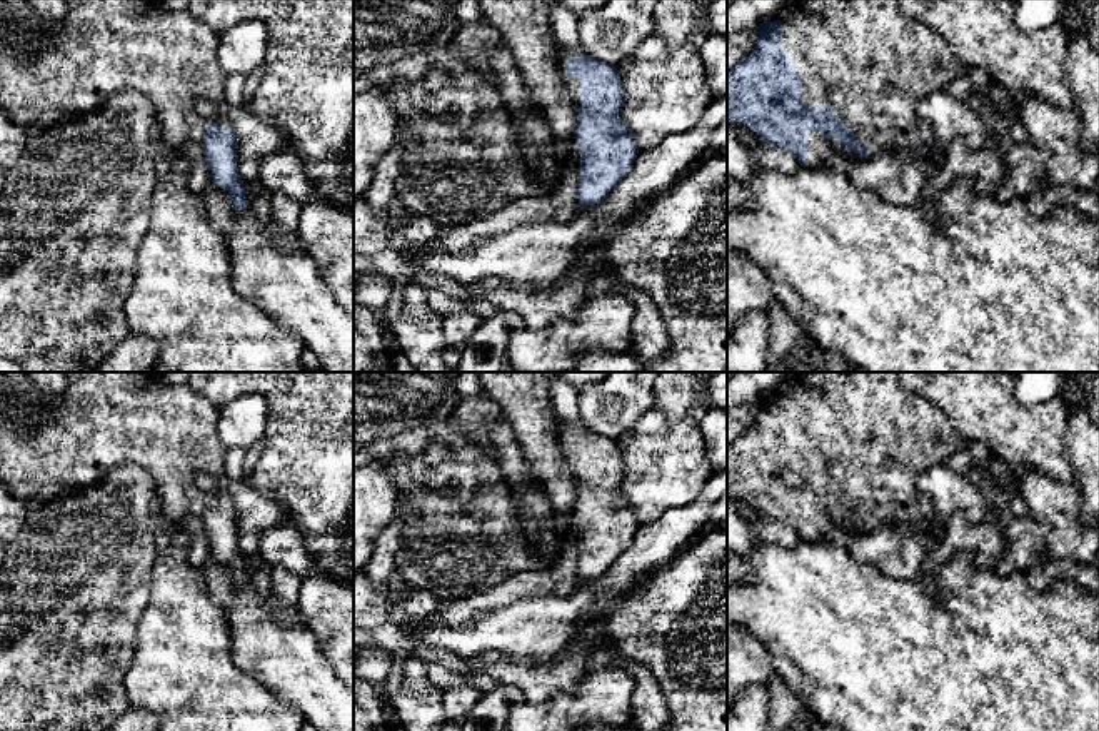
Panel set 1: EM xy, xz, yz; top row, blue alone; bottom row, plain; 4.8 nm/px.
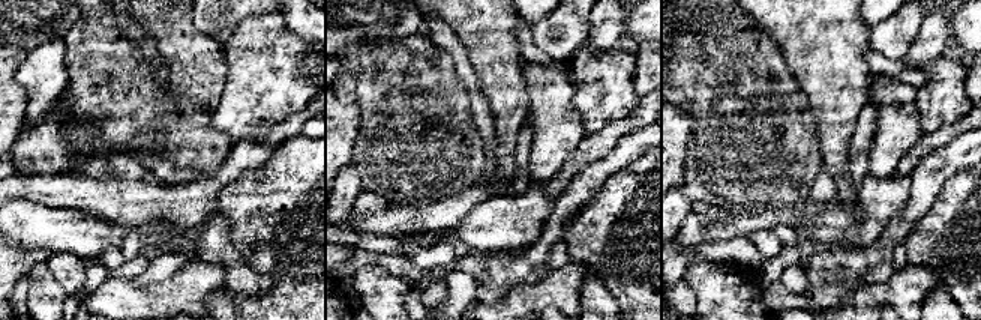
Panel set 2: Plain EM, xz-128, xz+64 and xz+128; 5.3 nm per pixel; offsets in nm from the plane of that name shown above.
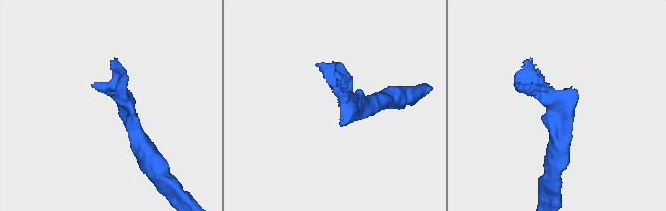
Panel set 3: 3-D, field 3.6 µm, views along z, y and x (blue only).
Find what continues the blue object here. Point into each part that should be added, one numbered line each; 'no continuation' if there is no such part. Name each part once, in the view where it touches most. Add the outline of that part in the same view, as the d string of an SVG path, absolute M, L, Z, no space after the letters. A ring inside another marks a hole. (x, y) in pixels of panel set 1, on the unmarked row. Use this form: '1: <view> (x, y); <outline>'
1: yz (868, 433); M787 372L767 396L774 394L782 396L782 426L802 449L802 477L834 481L836 491L856 509L856 519L867 521L871 532L884 526L934 519L931 497L917 487L917 481L926 469L967 449L969 442L942 411L904 387L897 372Z

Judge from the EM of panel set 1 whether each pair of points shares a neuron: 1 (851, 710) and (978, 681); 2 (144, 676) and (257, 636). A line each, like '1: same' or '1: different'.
1: same
2: different

